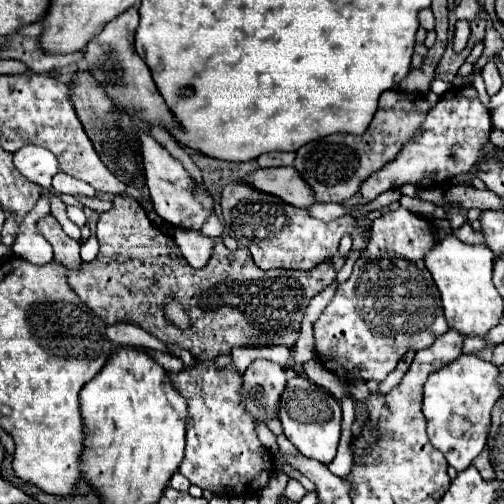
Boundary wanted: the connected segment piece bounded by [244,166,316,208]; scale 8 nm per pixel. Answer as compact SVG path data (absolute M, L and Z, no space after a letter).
M290 166L290 168L260 168L254 174L250 174L244 182L252 184L254 188L274 194L282 198L288 204L294 204L298 208L308 208L312 202L316 202L316 196L312 196L312 188L304 184L304 178Z

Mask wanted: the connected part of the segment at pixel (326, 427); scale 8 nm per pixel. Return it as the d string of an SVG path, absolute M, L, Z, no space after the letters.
M304 376L292 378L286 384L286 390L280 400L280 422L284 428L286 438L306 456L328 464L336 456L338 440L340 440L340 424L342 424L342 410L340 402L322 386L310 382Z

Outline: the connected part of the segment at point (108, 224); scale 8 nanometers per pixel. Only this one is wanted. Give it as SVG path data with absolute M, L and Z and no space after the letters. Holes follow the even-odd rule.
M114 196L114 206L100 214L98 220L98 242L100 252L92 262L82 262L82 266L72 272L68 270L68 284L78 294L78 298L96 312L106 324L128 322L140 326L164 344L178 344L188 350L194 360L214 360L216 356L230 354L232 348L240 346L274 346L282 344L292 348L298 340L300 326L308 302L322 292L334 278L336 272L330 262L312 268L310 272L296 270L260 270L256 268L248 248L230 250L220 238L214 238L214 252L204 268L192 268L188 260L180 254L174 236L164 234L154 226L138 200L130 196ZM164 300L180 300L192 324L188 328L176 328L164 316Z

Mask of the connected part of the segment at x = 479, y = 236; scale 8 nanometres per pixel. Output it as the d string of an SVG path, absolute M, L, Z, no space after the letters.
M469 223L464 224L464 226L459 229L453 230L453 234L464 243L485 243L485 237L482 232L475 232Z

